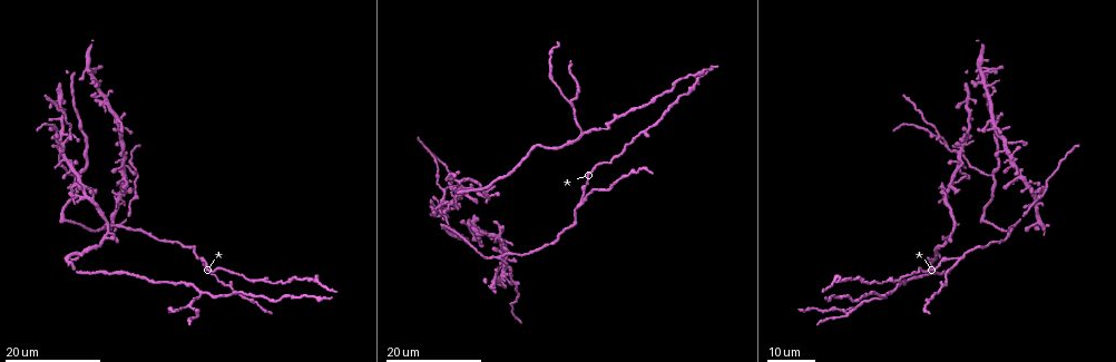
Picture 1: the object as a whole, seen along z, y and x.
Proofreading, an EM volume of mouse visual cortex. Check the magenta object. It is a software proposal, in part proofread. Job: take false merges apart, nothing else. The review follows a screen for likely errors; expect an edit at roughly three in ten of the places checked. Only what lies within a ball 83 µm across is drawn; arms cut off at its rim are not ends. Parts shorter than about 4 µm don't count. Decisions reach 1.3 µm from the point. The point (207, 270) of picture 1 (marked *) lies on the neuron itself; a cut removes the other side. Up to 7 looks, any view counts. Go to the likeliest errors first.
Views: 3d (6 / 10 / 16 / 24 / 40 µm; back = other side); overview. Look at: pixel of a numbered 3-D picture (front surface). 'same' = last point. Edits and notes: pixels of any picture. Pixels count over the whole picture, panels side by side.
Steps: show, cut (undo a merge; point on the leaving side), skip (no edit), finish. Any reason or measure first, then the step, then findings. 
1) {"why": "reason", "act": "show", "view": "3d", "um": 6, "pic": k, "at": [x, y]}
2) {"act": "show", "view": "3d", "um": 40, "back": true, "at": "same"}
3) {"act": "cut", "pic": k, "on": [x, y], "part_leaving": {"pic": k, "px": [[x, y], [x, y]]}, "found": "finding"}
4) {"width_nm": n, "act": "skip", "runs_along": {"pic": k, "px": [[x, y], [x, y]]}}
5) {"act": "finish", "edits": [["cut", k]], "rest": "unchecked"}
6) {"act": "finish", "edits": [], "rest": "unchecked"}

{"why": "two arms in line, one across", "act": "show", "view": "3d", "um": 16, "pic": 1, "at": [859, 307]}

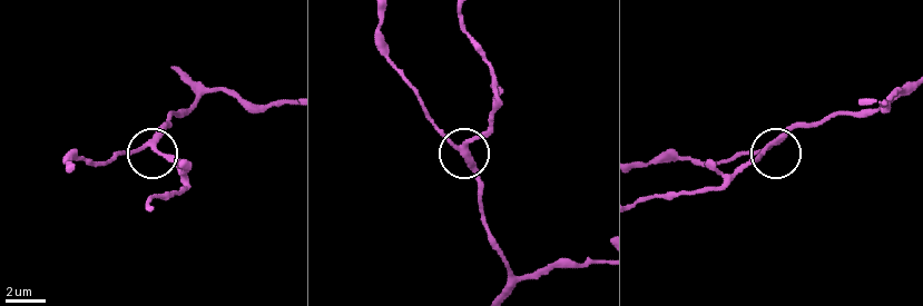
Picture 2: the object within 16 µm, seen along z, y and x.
{"act": "show", "view": "3d", "um": 10, "pic": 2, "at": [459, 146]}

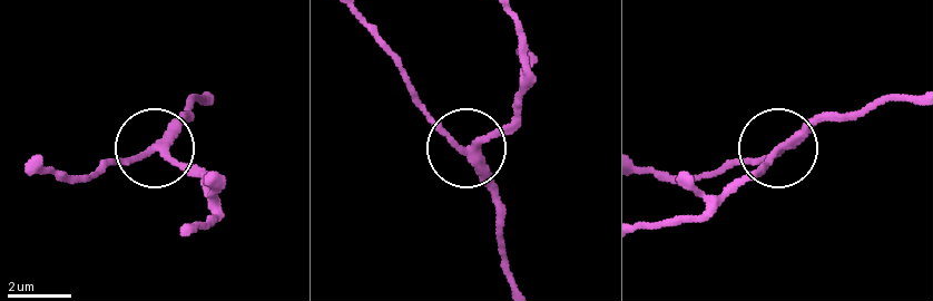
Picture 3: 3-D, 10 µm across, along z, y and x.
{"width_nm": 230, "act": "skip", "runs_along": {"pic": 3, "px": [[207, 98], [194, 98], [159, 143], [207, 191]]}, "found": "continuous, no second neuron"}

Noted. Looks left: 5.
{"act": "show", "view": "3d", "um": 16, "pic": 1, "at": [1044, 191]}

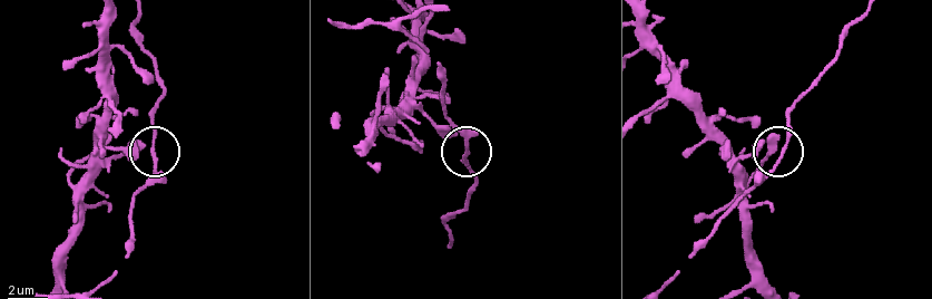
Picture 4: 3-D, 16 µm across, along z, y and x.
{"why": "closer look", "act": "show", "view": "3d", "um": 10, "pic": 4, "at": [150, 150]}

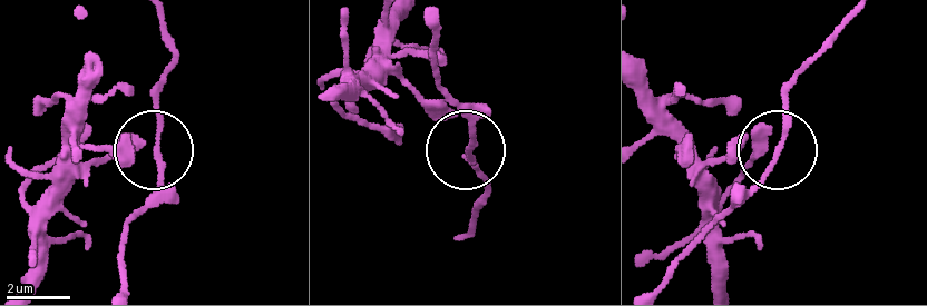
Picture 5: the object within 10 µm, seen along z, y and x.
{"side_arm_um": 14, "act": "skip", "runs_along": {"pic": 5, "px": [[662, 280], [768, 168], [787, 84]]}, "found": "all the same neuron"}

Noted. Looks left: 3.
{"why": "three-way junction", "act": "show", "view": "3d", "um": 16, "pic": 1, "at": [582, 132]}

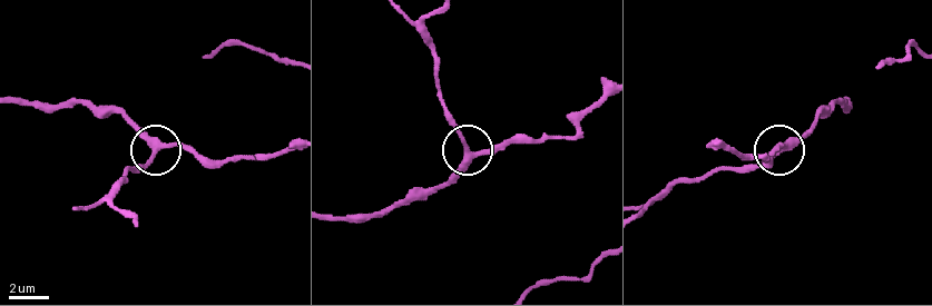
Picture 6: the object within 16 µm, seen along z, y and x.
{"why": "closer look", "act": "show", "view": "3d", "um": 10, "pic": 6, "at": [156, 146]}

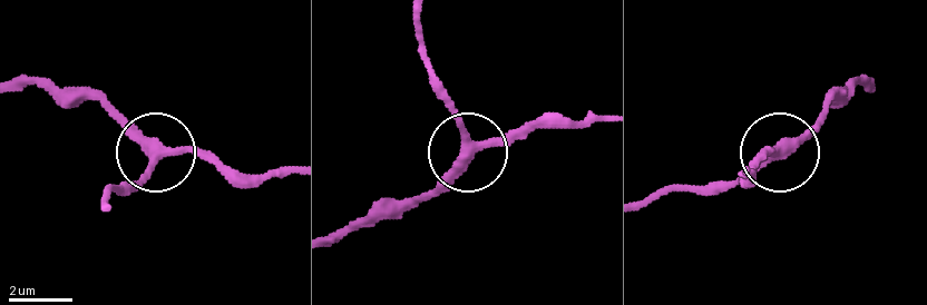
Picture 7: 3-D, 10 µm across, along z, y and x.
{"arms": 3, "act": "skip", "runs_along": {"pic": 7, "px": [[743, 173], [778, 151], [714, 194]]}, "found": "continuous, no second neuron"}

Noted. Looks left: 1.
{"act": "finish", "edits": [], "rest": "unchecked"}

